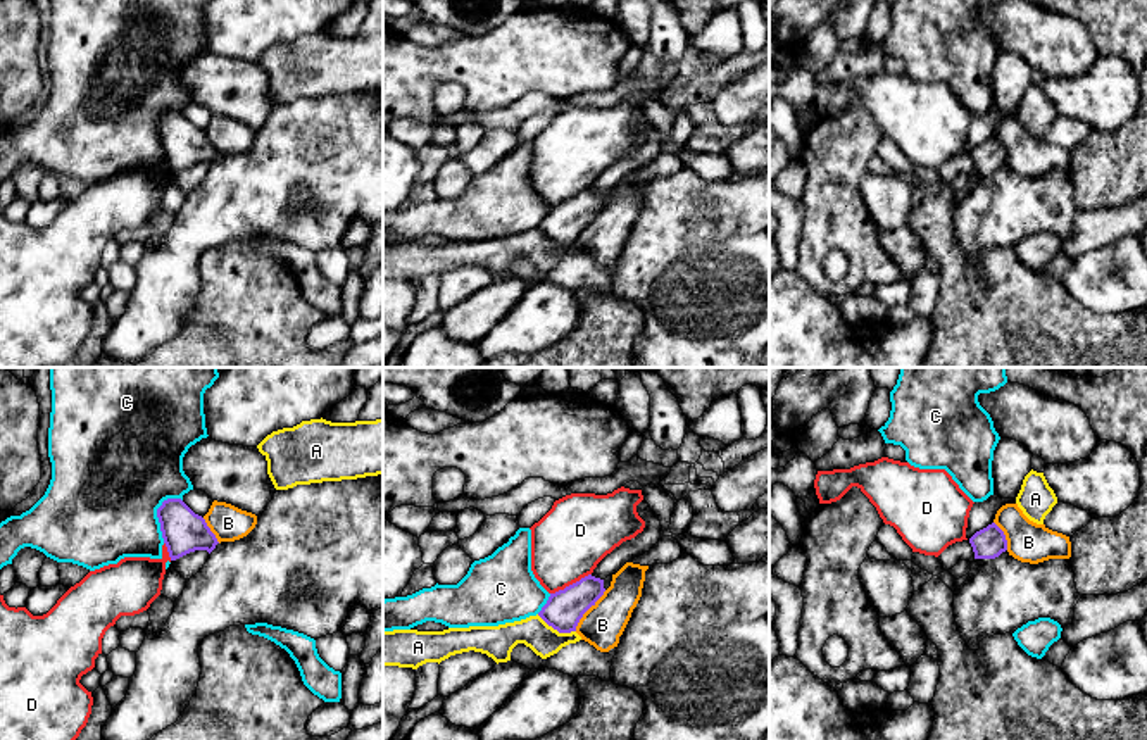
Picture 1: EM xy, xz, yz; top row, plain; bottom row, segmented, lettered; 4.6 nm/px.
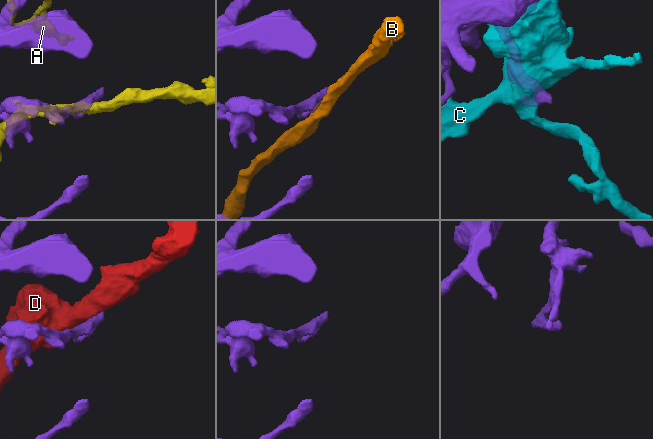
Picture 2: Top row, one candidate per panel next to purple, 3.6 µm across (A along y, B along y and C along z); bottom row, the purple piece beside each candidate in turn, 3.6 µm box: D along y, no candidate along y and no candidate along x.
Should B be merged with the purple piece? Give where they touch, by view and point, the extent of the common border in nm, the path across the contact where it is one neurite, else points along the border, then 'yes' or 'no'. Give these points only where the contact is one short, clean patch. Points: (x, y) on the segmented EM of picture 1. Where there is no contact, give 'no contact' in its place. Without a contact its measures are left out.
xz (587, 609) | 240 nm | along xz (606, 590), (583, 614), (575, 630) | no

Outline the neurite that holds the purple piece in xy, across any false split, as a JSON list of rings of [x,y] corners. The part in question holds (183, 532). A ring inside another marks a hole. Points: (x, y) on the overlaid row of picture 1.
[[[383,474],[278,490],[266,511],[257,516],[255,528],[235,542],[219,543],[205,519],[181,499],[164,500],[157,517],[171,561],[195,550],[207,550],[209,559],[195,576],[186,580],[164,628],[147,633],[136,652],[136,671],[129,678],[129,690],[112,709],[102,740],[150,740],[174,724],[197,693],[202,674],[198,647],[209,635],[229,626],[267,623],[317,640],[338,633],[354,605],[371,612],[383,609]]]

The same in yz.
[[[995,524],[976,531],[968,580],[954,592],[954,616],[971,650],[987,637],[1014,633],[1028,621],[1050,618],[1061,628],[1073,623],[1076,590],[1073,562],[1049,559],[1021,562],[1007,552],[1004,531]]]

